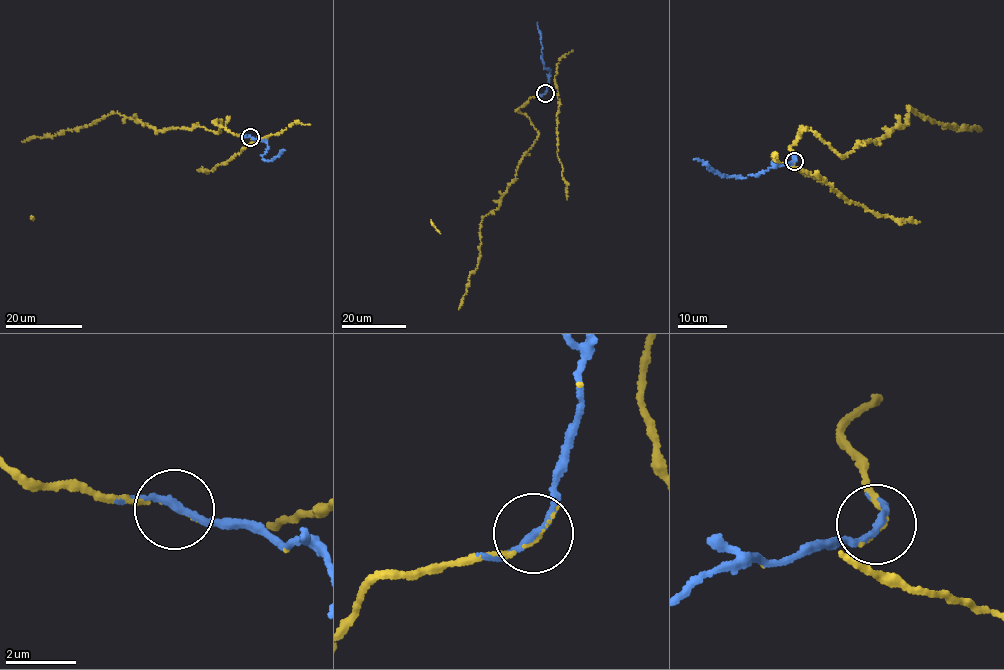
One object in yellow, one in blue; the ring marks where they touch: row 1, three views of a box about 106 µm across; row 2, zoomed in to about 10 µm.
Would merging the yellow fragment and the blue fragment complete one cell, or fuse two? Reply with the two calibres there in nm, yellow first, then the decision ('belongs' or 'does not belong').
calibres 100 and 190 nm; belongs

